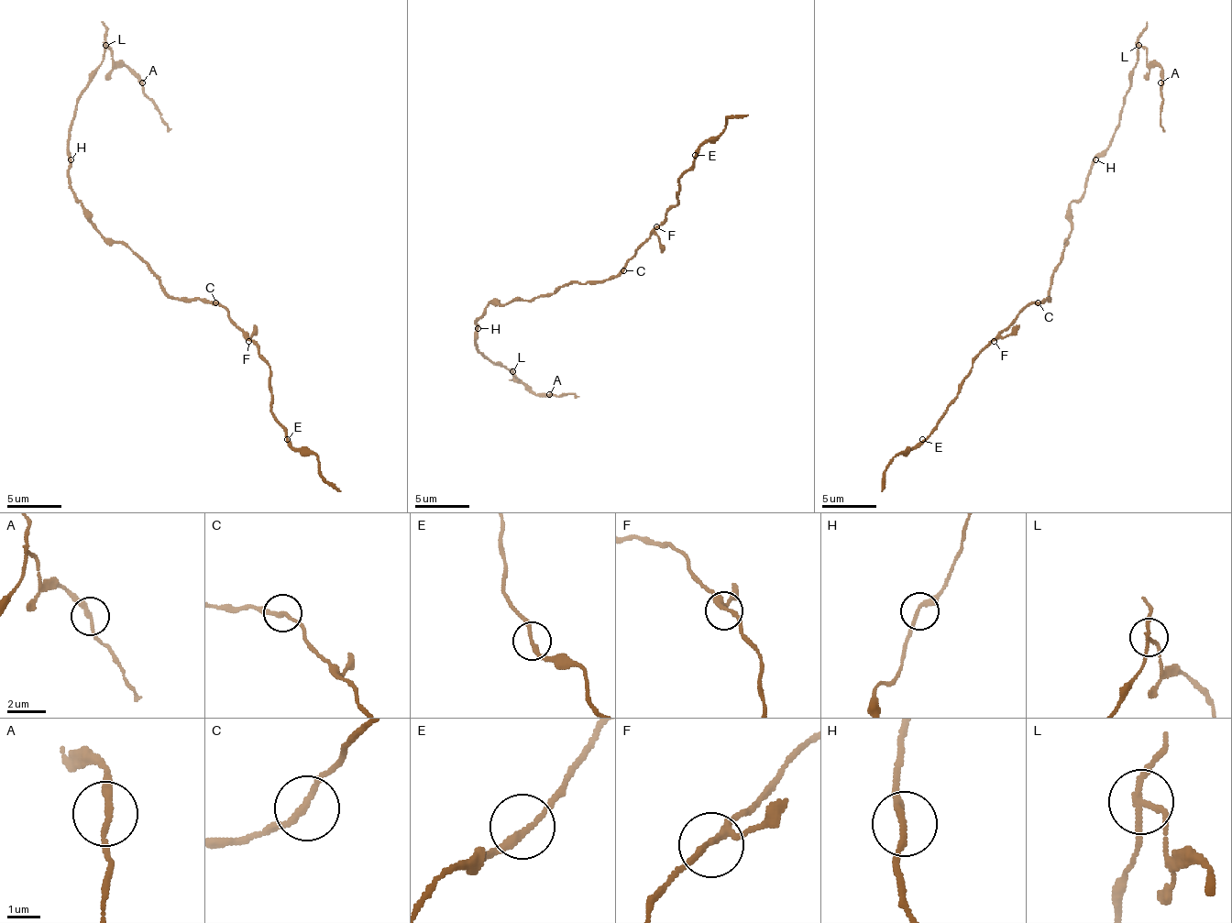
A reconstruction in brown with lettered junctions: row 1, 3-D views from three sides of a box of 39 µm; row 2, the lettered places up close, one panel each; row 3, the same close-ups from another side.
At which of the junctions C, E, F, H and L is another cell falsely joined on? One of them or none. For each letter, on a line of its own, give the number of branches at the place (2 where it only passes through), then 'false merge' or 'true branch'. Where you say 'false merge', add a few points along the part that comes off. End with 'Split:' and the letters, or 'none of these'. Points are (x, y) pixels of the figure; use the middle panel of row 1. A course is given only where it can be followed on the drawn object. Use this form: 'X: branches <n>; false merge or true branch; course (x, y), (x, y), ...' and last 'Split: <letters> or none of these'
C: branches 2; true branch
E: branches 2; true branch
F: branches 3; true branch
H: branches 2; true branch
L: branches 3; false merge; course (513, 372), (535, 394), (577, 397)
Split: L

